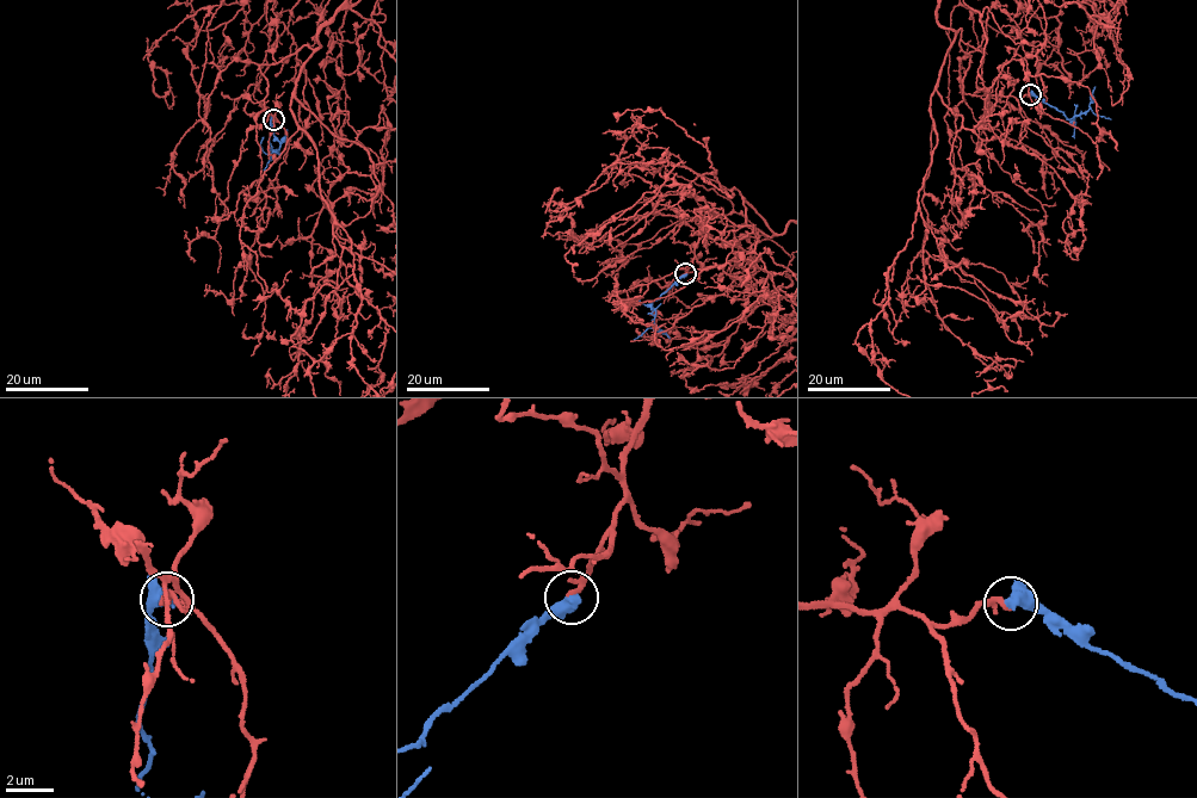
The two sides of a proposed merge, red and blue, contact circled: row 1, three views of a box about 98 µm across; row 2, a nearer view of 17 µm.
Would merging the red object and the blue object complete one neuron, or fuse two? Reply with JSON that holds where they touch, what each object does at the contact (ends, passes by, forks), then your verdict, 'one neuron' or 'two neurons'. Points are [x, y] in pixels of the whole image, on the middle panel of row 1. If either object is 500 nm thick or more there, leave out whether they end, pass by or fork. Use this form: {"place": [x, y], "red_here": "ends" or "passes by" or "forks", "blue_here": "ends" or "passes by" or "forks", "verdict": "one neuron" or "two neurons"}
{"place": [685, 273], "verdict": "one neuron"}

